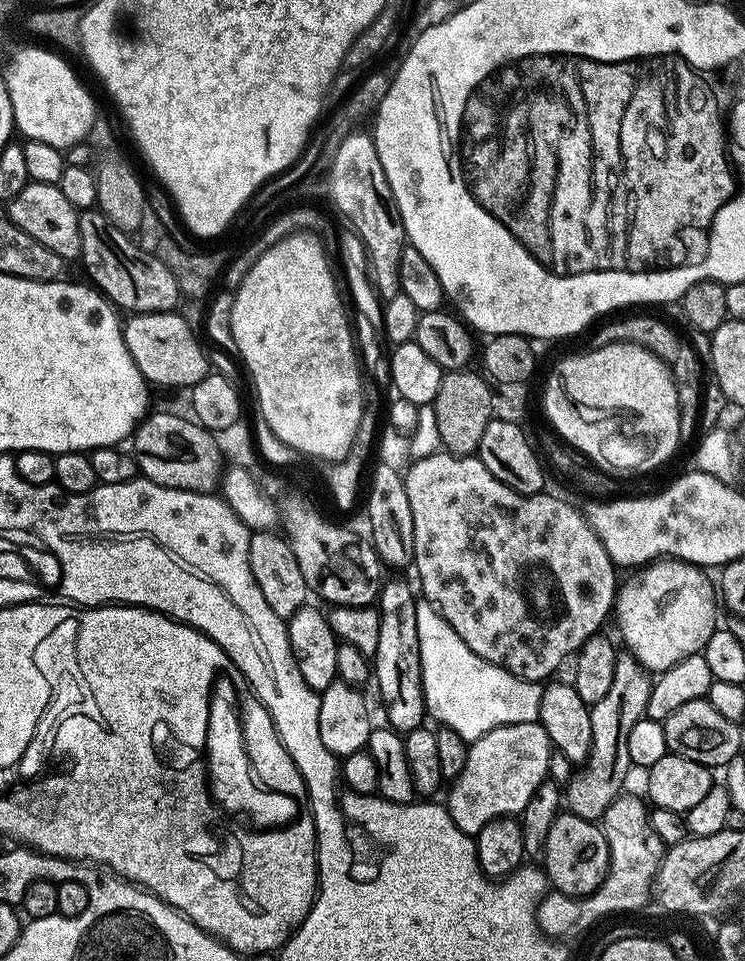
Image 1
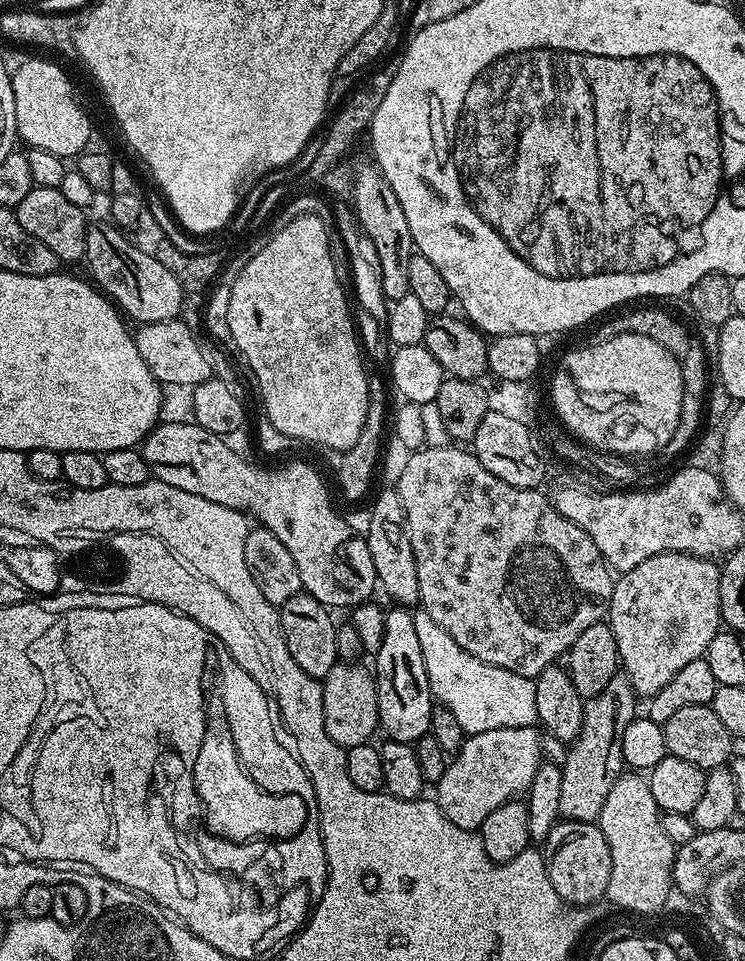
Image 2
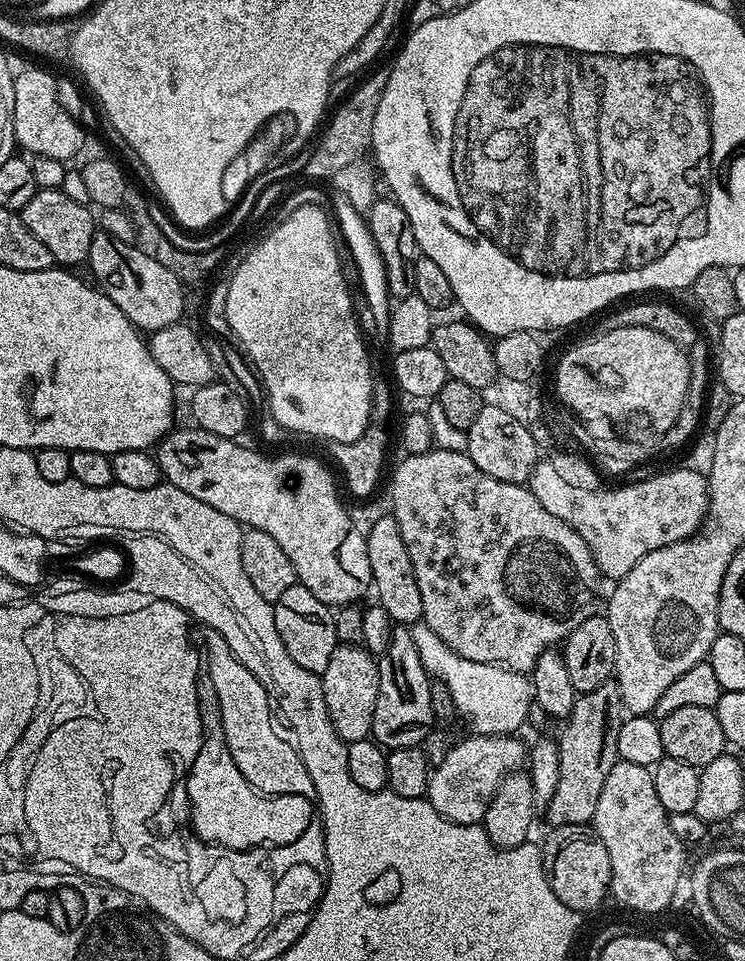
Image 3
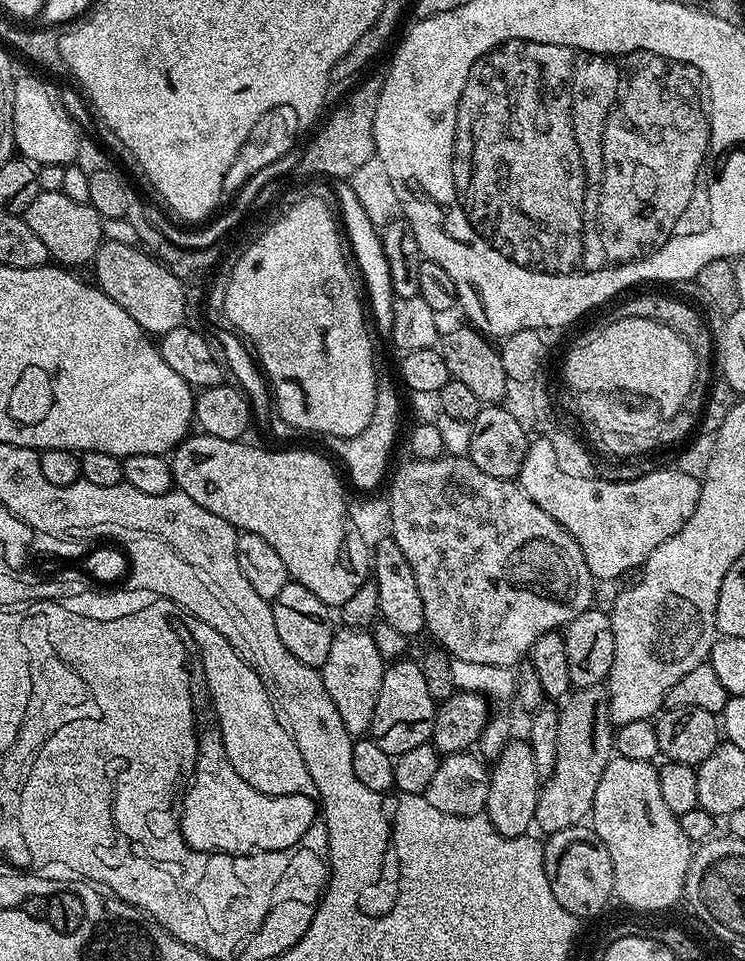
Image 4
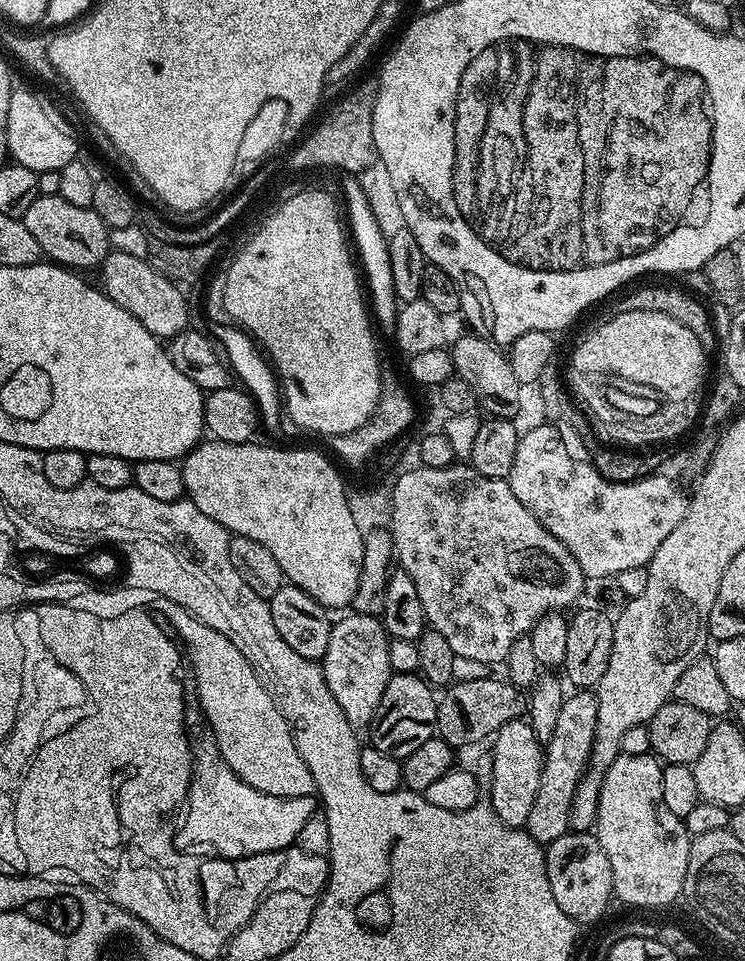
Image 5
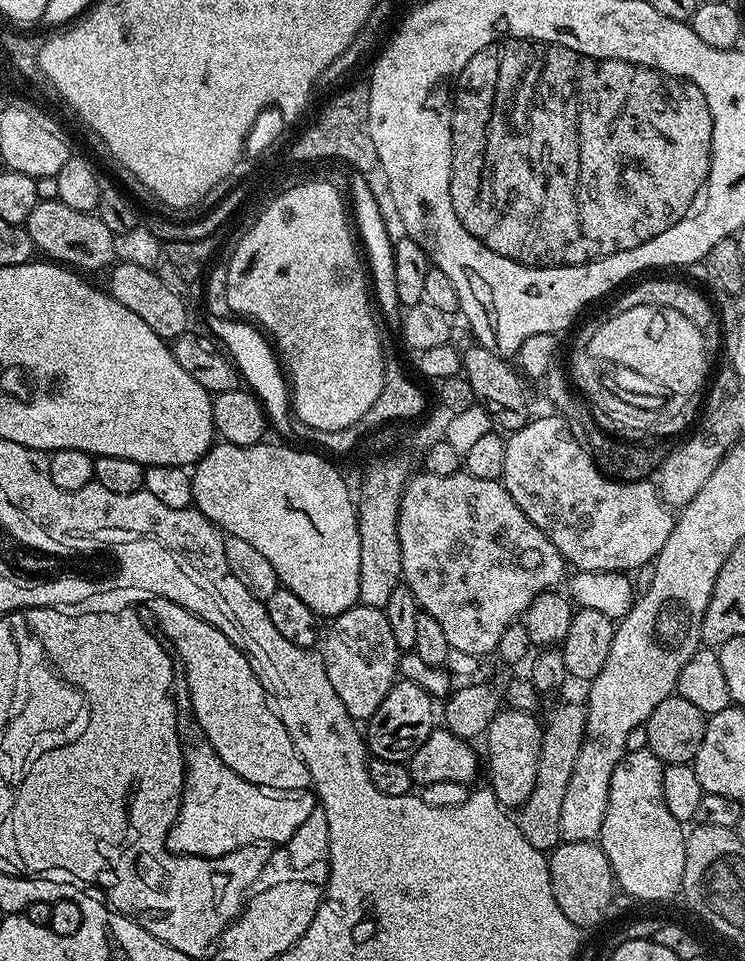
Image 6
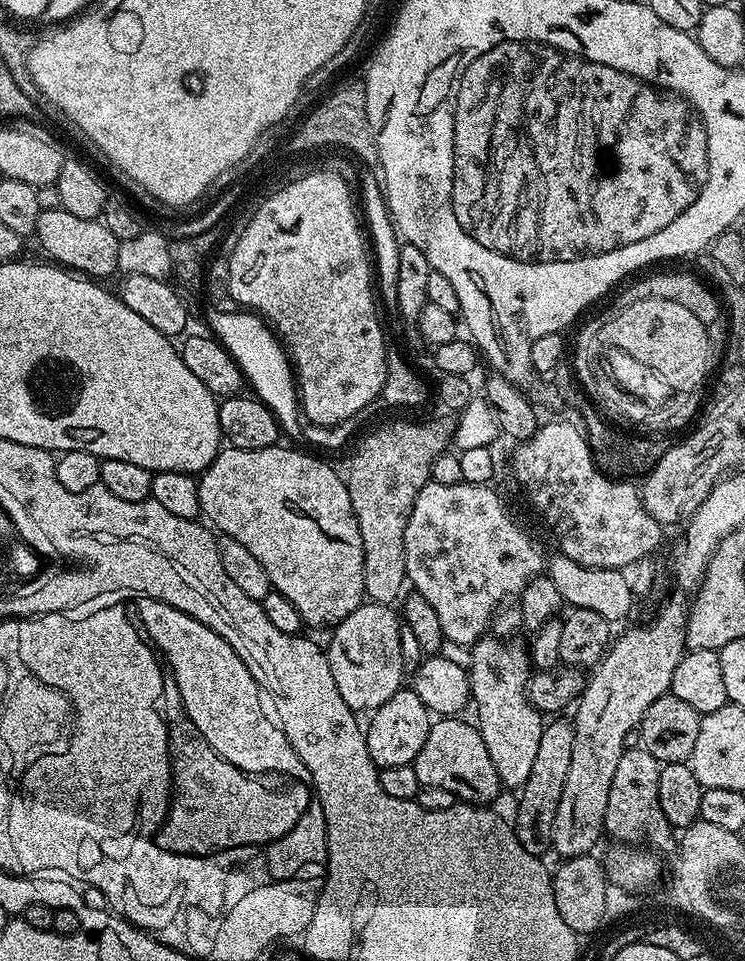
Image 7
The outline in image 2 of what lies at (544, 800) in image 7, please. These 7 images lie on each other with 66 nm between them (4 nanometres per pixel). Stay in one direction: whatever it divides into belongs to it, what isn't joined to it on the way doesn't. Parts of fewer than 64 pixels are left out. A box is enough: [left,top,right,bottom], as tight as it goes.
[558,674,638,824]

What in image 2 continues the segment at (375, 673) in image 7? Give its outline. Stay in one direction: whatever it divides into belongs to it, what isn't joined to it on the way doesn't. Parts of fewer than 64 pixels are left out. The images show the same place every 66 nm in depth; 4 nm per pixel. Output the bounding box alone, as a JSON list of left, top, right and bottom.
[322,662,380,749]

